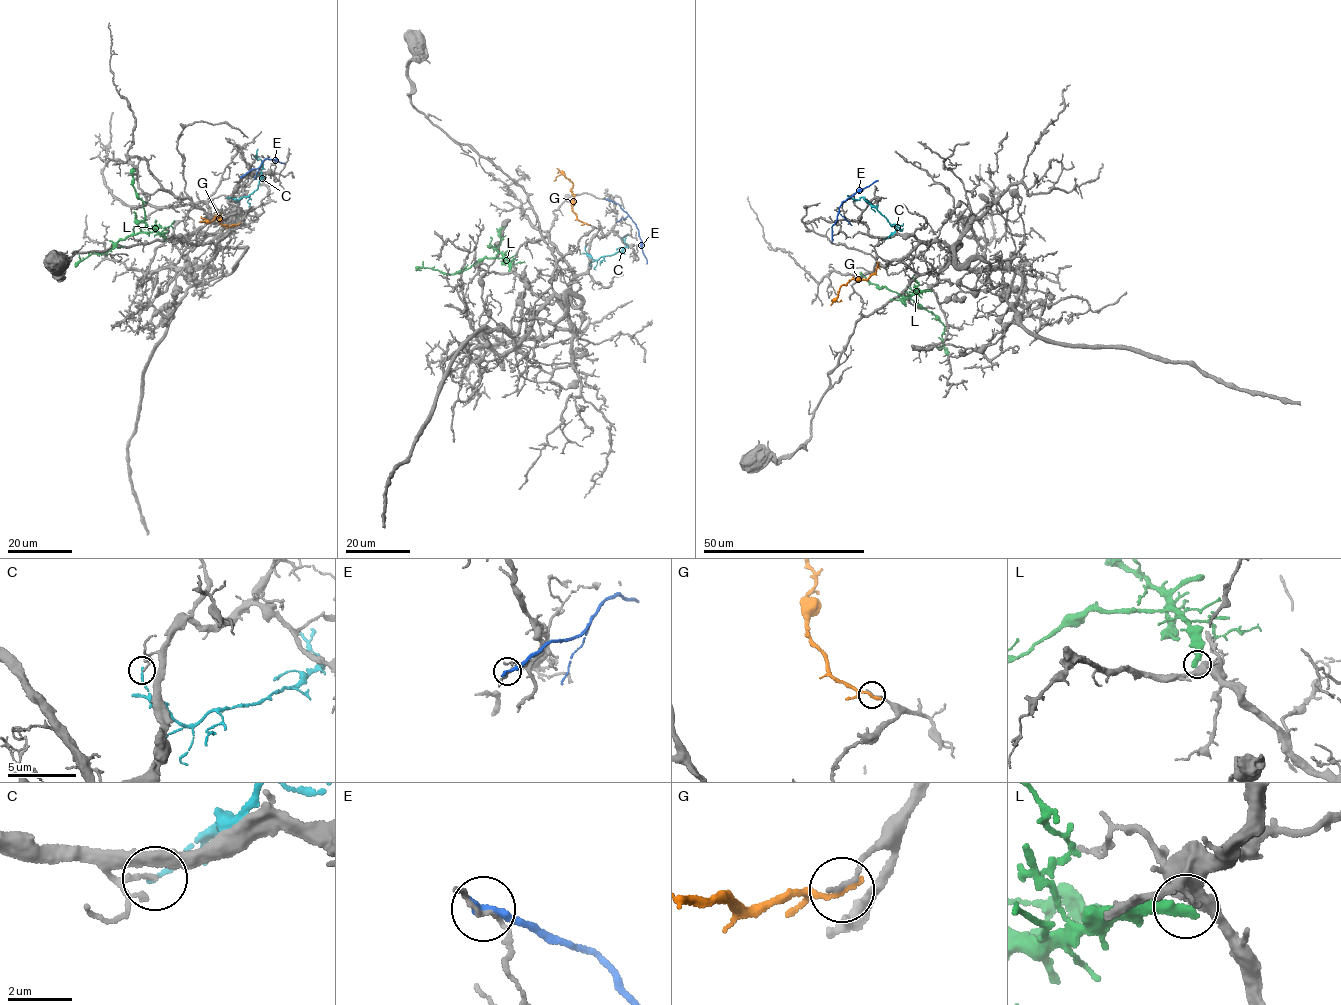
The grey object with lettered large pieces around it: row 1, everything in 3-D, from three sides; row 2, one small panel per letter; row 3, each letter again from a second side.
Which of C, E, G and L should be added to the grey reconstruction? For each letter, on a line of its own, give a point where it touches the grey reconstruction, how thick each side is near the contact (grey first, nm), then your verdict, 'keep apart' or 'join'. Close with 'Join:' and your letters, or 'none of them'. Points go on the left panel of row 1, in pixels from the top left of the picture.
C: contact (229, 198); calibres 140 and 160 nm; keep apart
E: contact (241, 176); calibres 110 and 280 nm; keep apart
G: contact (238, 224); calibres 140 and 240 nm; keep apart
L: contact (165, 239); calibres 500 and 400 nm; keep apart
Join: none of them

